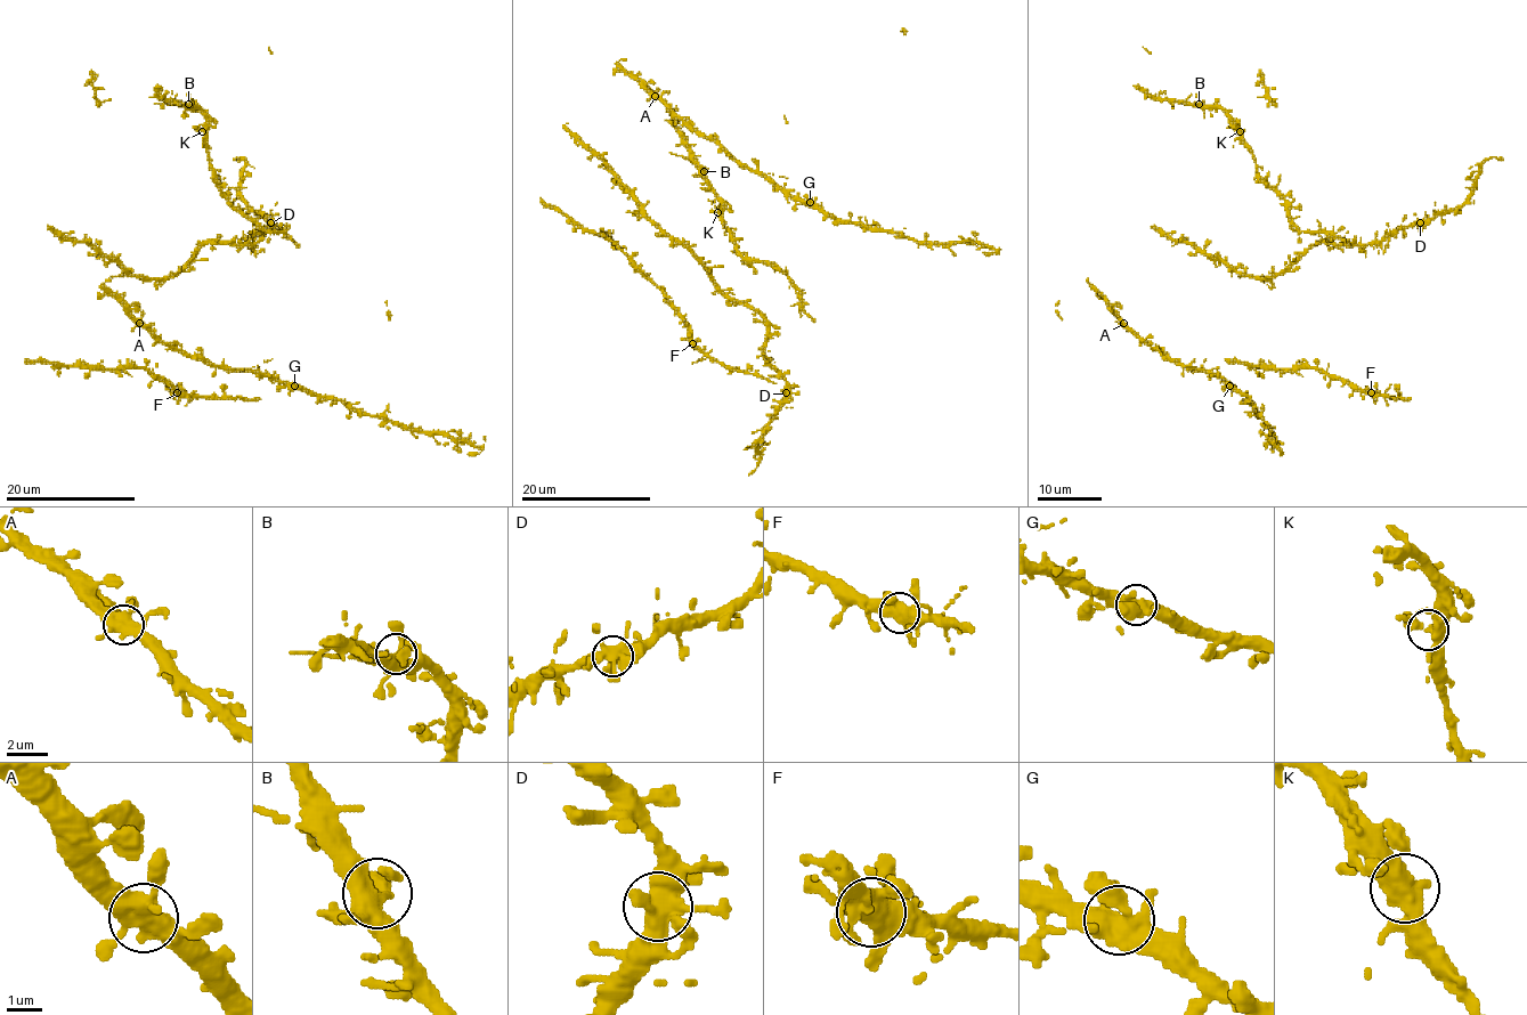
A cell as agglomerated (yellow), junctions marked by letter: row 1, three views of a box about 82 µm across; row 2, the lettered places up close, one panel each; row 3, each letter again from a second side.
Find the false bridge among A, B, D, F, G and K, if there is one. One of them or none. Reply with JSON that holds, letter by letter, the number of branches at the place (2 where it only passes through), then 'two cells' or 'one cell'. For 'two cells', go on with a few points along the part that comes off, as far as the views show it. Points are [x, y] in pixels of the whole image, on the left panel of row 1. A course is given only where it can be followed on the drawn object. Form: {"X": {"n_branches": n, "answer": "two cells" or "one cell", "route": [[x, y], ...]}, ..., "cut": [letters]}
{"A": {"n_branches": 6, "answer": "one cell"}, "B": {"n_branches": 6, "answer": "one cell"}, "D": {"n_branches": 6, "answer": "one cell"}, "F": {"n_branches": 6, "answer": "one cell"}, "G": {"n_branches": 6, "answer": "one cell"}, "K": {"n_branches": 4, "answer": "one cell"}, "cut": []}

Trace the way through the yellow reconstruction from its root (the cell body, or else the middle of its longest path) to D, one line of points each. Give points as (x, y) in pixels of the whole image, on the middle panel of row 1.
D: (619, 177), (635, 204), (692, 254), (724, 294), (746, 301), (763, 318), (763, 357), (786, 381), (786, 392)

